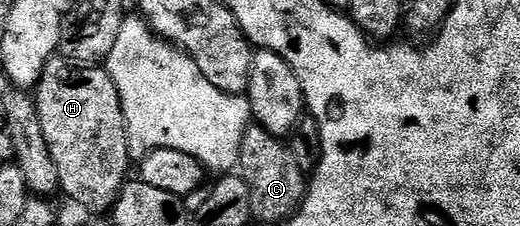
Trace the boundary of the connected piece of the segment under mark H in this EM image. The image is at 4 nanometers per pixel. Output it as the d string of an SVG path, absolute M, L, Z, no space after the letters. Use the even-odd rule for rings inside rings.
M53 59L45 67L43 78L39 80L33 96L35 105L39 109L39 114L41 115L41 131L45 131L45 143L49 143L49 155L53 155L53 163L57 163L60 190L62 190L64 194L67 192L77 204L84 205L87 209L110 210L111 206L115 204L116 199L119 198L119 192L123 190L124 185L126 185L129 180L129 174L127 174L127 172L129 172L130 169L132 172L133 161L131 165L131 152L133 152L133 146L127 135L127 124L125 123L125 115L121 107L119 92L113 83L113 79L107 74L106 68L69 67L68 62L62 59Z

